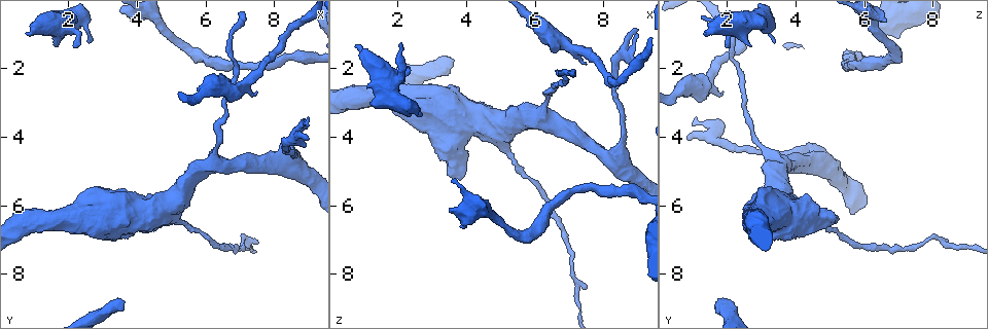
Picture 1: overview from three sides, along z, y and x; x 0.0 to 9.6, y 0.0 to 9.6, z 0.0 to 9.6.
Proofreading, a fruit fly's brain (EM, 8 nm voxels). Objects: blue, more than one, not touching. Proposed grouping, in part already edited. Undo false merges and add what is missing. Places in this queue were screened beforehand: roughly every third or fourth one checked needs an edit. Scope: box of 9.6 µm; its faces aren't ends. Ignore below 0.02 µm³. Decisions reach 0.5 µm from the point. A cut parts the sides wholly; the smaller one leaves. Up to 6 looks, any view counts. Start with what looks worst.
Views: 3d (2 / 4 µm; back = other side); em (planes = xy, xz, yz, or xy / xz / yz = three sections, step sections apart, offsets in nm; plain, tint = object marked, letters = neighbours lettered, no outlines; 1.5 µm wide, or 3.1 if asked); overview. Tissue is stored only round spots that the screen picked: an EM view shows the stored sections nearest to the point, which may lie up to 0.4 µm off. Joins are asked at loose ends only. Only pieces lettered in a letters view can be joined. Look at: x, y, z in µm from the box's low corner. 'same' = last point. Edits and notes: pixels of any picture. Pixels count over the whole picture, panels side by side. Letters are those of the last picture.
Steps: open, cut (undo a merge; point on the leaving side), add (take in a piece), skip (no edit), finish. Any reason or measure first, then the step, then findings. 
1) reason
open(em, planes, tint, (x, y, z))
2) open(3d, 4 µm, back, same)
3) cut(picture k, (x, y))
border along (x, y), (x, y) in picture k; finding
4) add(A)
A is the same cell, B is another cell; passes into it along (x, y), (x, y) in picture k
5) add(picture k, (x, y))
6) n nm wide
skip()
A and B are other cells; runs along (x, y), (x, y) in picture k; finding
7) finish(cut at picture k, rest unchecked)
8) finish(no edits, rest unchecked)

branch stops here
open(3d, 2 µm, (3.65, 8.85, 1.70))

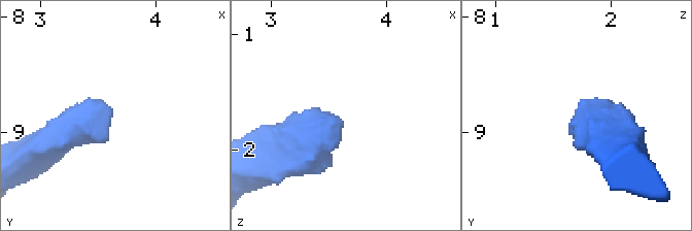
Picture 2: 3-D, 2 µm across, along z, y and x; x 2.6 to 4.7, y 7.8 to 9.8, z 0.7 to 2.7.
open(em, planes, letters, (3.62, 8.80, 1.76))

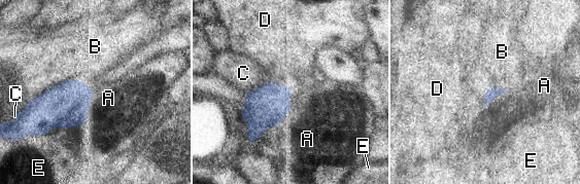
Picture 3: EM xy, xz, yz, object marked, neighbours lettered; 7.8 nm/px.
skip()
A, B, C, D and E are other cells; border along (487, 87), (484, 94), (483, 107) in picture 3; no lettered piece goes on from it

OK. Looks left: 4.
open(em, planes, letters, (2.65, 1.20, 3.35))

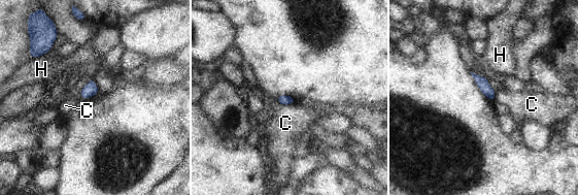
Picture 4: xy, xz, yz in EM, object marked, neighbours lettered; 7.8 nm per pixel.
skip()
C and H are other cells; border along (295, 100), (288, 104), (277, 102) in picture 4; no lettered piece goes on from it

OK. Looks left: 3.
an open end
open(em, xz, step 4, tint, (9.05, 4.00, 0.80))

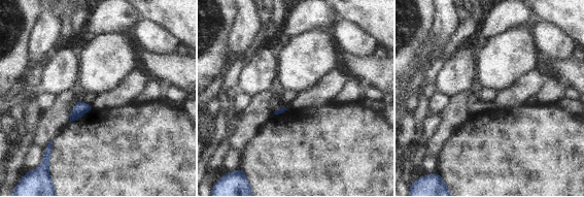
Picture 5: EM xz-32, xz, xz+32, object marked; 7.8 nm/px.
another direction
open(em, planes, letters, same)

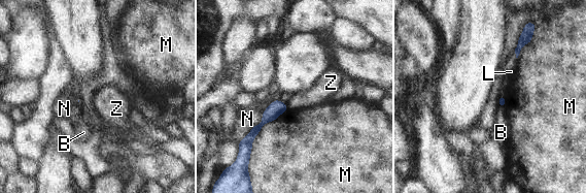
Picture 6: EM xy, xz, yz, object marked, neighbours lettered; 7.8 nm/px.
M touches over 460 nm
skip()
B, L, M, N and Z are other cells; no lettered piece goes on from it

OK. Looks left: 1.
finish(no edits, rest unchecked)

